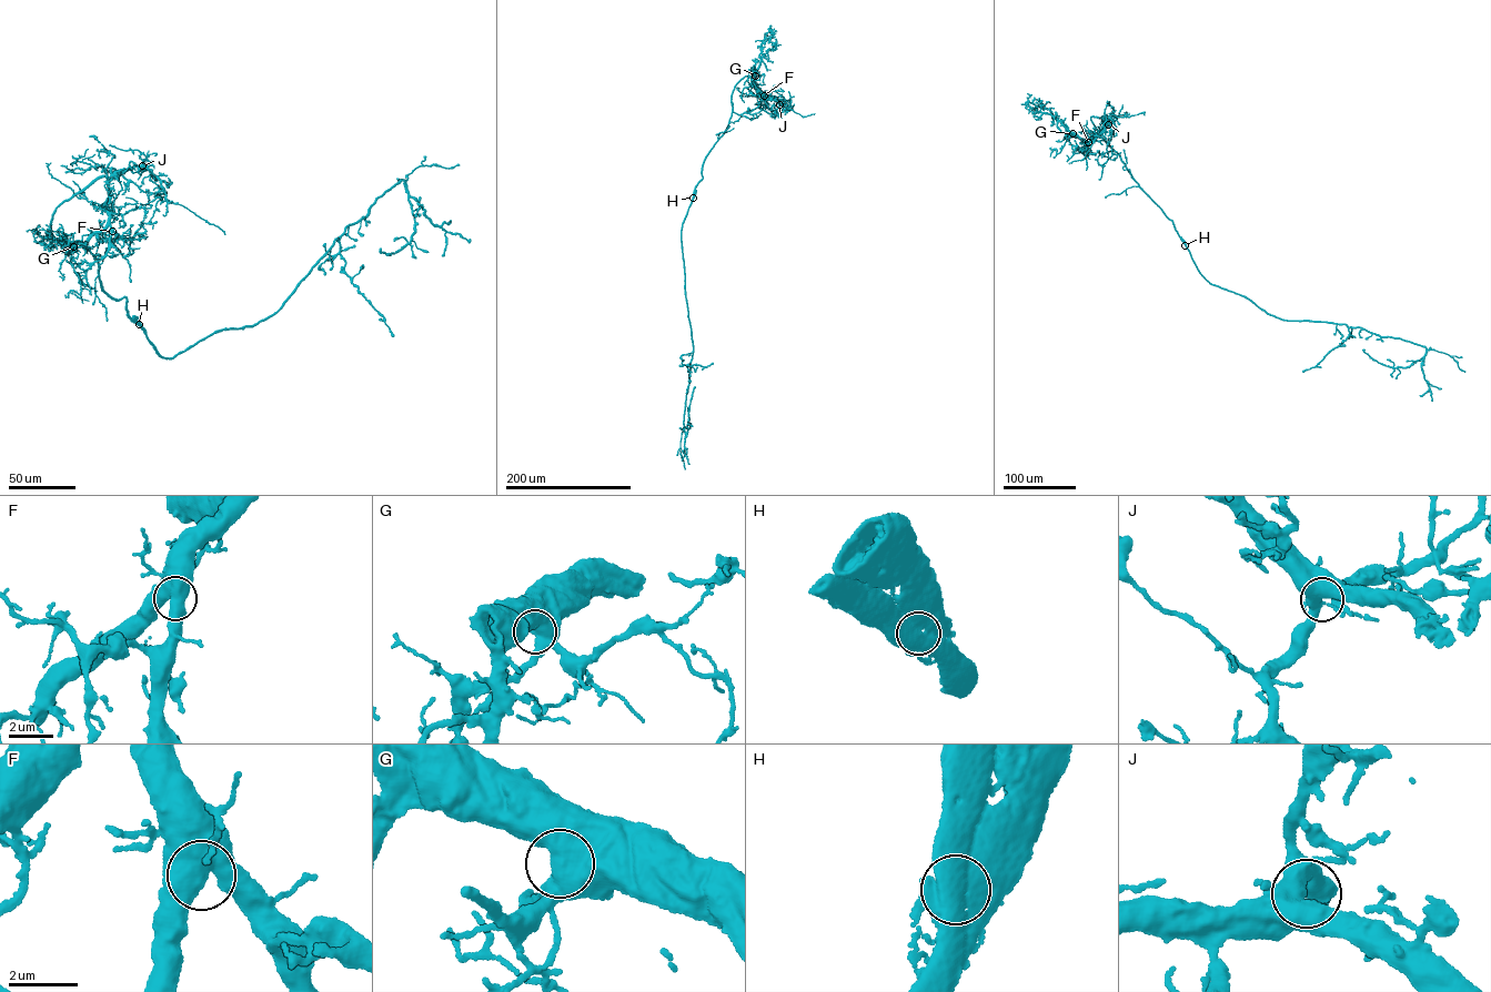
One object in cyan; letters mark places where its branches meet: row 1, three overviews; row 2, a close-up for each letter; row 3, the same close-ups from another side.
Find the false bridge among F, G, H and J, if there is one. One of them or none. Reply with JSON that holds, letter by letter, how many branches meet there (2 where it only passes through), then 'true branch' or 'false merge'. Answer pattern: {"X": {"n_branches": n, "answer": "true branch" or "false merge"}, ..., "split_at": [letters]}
{"F": {"n_branches": 3, "answer": "true branch"}, "G": {"n_branches": 3, "answer": "true branch"}, "H": {"n_branches": 3, "answer": "false merge"}, "J": {"n_branches": 3, "answer": "true branch"}, "split_at": ["H"]}

